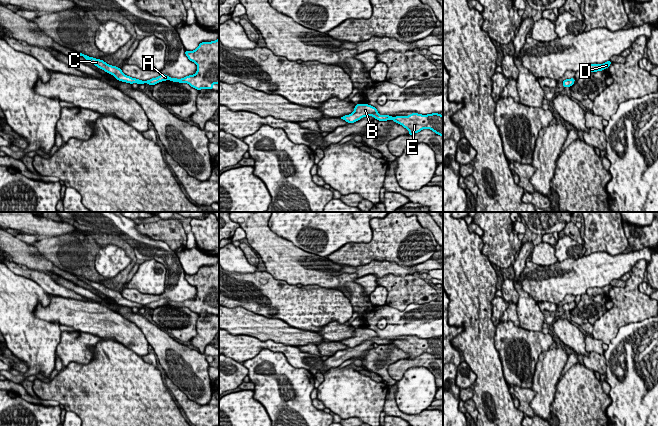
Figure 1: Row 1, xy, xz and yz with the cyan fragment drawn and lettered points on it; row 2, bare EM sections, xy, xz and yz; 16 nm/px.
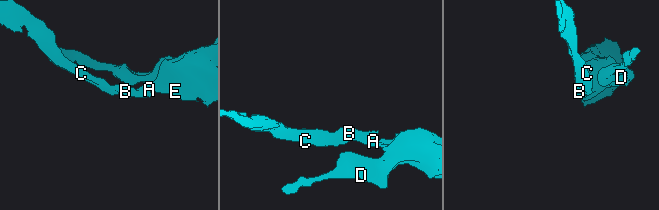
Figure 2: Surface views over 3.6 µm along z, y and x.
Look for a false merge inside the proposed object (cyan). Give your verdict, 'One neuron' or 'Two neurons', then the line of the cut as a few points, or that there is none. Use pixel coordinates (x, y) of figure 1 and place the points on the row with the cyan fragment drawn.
One neuron. No split

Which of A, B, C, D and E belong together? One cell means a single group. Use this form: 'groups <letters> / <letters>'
groups A B C D E

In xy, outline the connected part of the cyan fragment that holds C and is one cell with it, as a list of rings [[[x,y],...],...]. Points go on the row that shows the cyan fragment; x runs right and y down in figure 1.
[[[219,38],[211,42],[201,42],[193,51],[185,51],[188,59],[197,65],[197,71],[194,75],[181,79],[171,78],[168,75],[162,74],[156,78],[142,81],[125,75],[119,67],[109,65],[103,60],[89,57],[82,53],[78,54],[98,68],[113,75],[117,80],[130,84],[137,83],[140,85],[147,83],[153,86],[158,82],[170,80],[172,82],[187,83],[197,90],[212,90],[214,84],[219,84]]]

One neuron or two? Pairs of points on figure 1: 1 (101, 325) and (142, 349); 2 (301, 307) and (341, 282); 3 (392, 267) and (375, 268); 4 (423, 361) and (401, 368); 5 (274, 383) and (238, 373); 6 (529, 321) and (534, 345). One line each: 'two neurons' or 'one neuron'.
1: one neuron
2: two neurons
3: one neuron
4: one neuron
5: two neurons
6: two neurons

